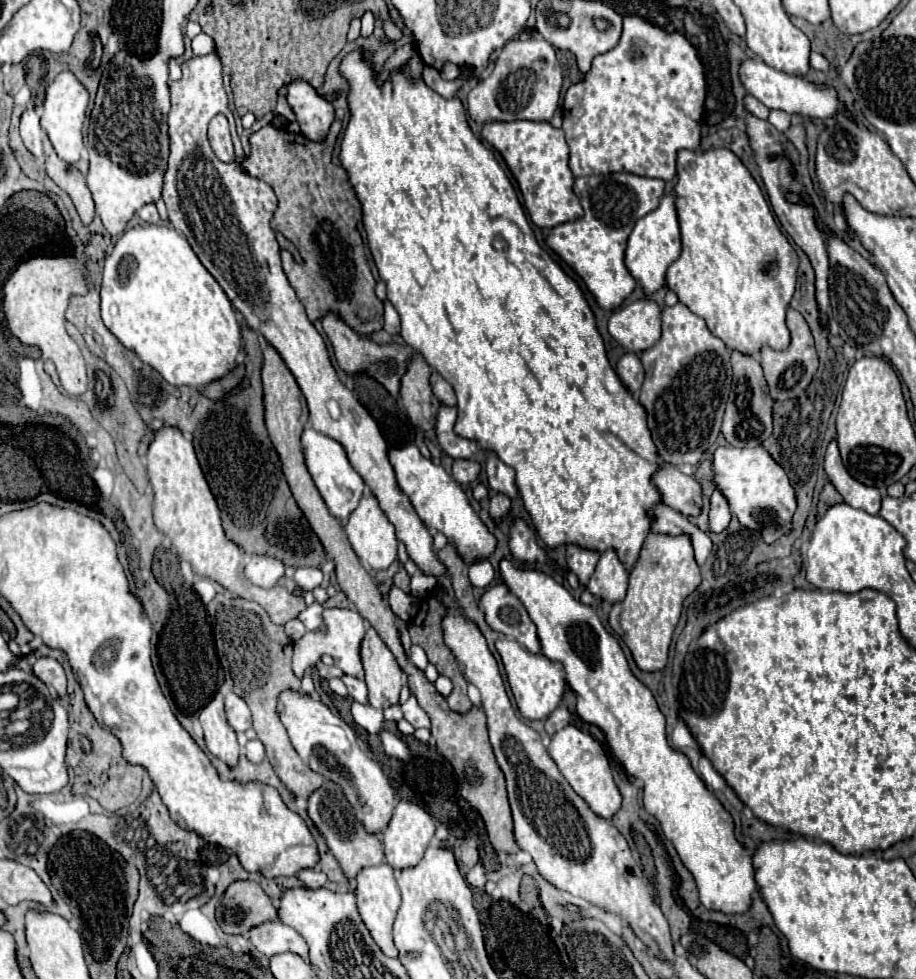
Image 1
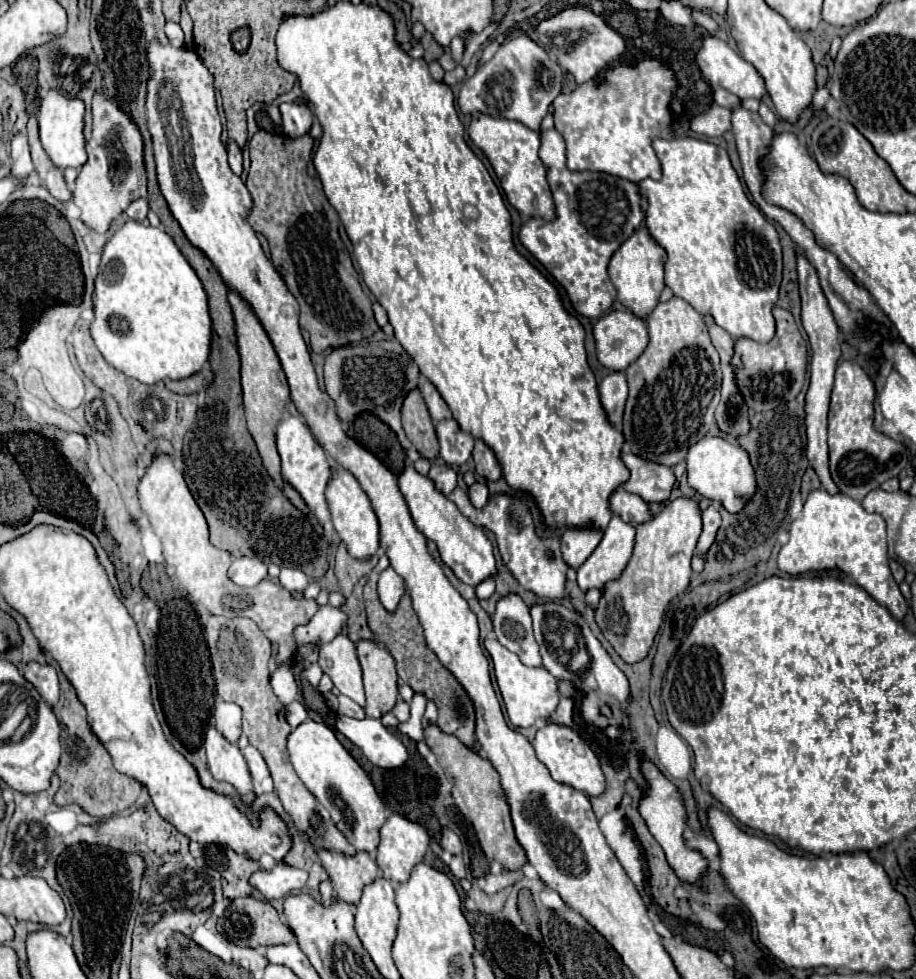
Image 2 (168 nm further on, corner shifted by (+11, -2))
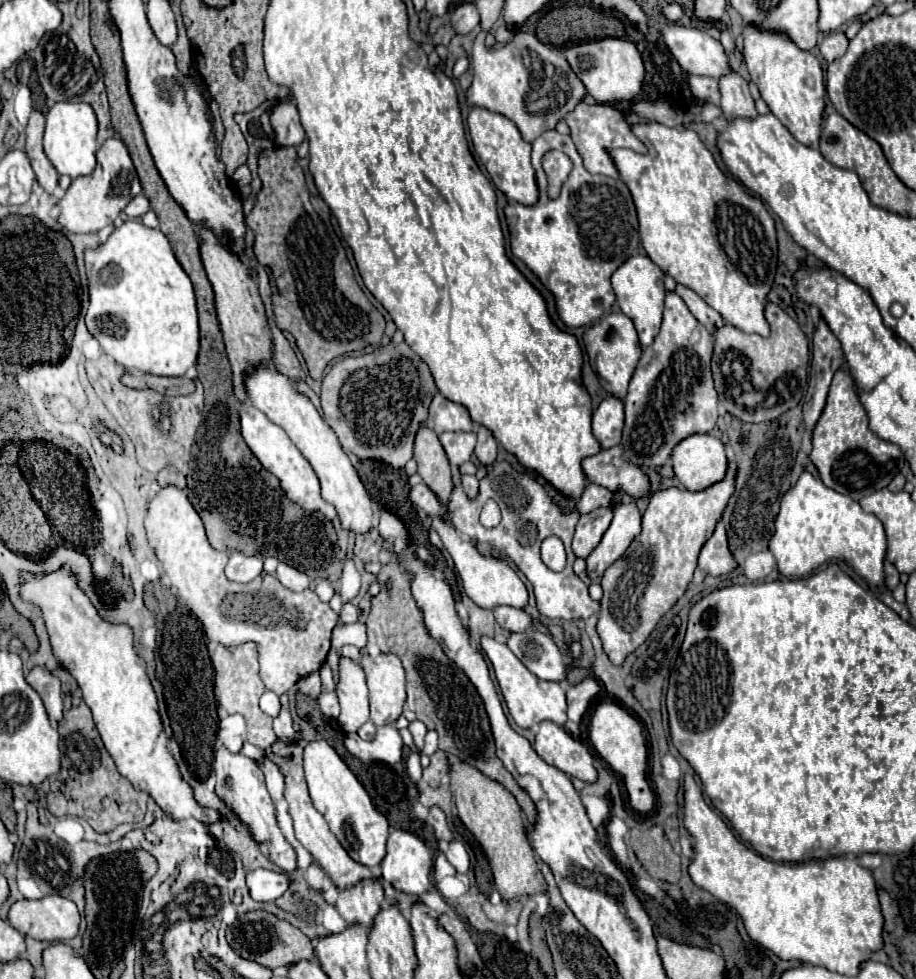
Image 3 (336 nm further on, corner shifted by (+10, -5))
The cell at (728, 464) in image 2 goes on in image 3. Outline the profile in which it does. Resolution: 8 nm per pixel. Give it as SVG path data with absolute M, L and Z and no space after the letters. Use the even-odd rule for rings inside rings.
M692 435L672 451L672 467L688 491L704 491L726 477L724 443L712 435Z

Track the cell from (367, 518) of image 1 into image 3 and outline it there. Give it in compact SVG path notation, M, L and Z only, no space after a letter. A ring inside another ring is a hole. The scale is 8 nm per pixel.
M274 363L256 367L246 375L246 391L254 407L258 407L270 421L284 427L284 431L290 435L294 445L300 449L300 453L310 461L314 467L320 485L322 485L322 497L332 503L338 511L340 525L346 531L352 531L356 535L364 535L372 531L372 495L360 481L354 465L350 463L348 455L342 451L334 431L322 421L316 407L296 391L296 387L284 377Z

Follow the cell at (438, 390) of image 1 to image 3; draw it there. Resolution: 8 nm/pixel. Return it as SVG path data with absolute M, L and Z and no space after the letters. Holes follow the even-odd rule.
M436 391L428 407L428 427L438 435L444 431L474 431L474 423L466 407L448 401L440 391Z

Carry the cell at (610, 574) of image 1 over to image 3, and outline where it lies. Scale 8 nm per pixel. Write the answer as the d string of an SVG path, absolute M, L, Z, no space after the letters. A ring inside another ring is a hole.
M622 503L614 511L614 519L608 531L604 533L600 545L586 559L588 577L592 581L602 579L604 571L624 555L624 551L630 547L630 543L638 533L640 533L640 511L636 503L628 503L628 505Z

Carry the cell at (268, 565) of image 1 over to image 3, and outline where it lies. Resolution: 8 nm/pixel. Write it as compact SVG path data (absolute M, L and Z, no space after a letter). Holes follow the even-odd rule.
M238 551L230 553L230 561L226 565L226 577L236 583L250 583L262 573L262 559L248 557Z

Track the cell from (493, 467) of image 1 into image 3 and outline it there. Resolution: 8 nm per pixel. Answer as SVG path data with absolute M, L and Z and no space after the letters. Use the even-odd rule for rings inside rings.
M478 427L478 443L476 443L476 451L474 455L478 457L478 461L486 467L496 463L496 455L498 455L498 443L492 437L492 433L486 427Z

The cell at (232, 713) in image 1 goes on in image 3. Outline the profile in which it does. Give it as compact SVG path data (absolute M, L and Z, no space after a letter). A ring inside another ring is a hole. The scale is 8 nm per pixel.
M226 715L219 722L217 741L226 745L232 753L238 753L242 749L242 743L246 741L246 723L242 715Z

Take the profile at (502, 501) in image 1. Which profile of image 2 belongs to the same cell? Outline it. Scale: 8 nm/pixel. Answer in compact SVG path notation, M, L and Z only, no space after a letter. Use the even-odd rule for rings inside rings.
M475 482L473 486L469 486L469 500L475 508L483 508L485 502L489 500L489 490L485 482Z

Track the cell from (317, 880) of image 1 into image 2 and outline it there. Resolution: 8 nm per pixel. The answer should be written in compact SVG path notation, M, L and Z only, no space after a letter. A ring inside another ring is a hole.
M285 862L275 864L271 870L257 870L251 874L249 884L257 888L265 900L283 898L295 890L301 890L307 882L307 872L301 868L287 866Z

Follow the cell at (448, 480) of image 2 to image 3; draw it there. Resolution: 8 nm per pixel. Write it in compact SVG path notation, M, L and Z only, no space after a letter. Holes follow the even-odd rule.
M426 483L416 485L416 487L410 491L410 499L412 499L412 503L418 505L426 515L442 515L442 511L444 511L438 495L436 495Z

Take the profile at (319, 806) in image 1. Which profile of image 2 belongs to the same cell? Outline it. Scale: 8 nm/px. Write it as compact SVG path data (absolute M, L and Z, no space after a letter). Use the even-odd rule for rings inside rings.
M319 850L319 858L333 882L337 900L357 904L363 888L379 876L379 866L367 852L357 852L357 856L345 856L339 852Z

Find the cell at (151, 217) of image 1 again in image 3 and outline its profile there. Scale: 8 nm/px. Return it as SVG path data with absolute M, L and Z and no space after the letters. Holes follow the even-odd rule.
M140 193L140 195L136 195L128 205L126 205L126 209L124 209L124 213L128 215L128 219L140 219L144 213L148 213L150 211L150 203L148 203L148 199L146 199L146 195L144 193Z

